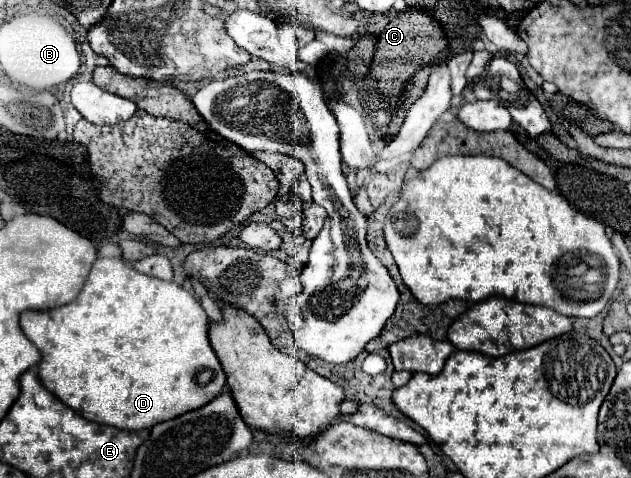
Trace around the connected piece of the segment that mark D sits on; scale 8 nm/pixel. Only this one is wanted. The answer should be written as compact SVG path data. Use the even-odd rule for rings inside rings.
M98 258L74 302L48 312L24 312L20 316L26 338L32 340L44 356L40 362L42 384L86 420L122 430L152 428L208 404L224 390L226 374L208 340L210 324L212 320L196 296L176 282L136 272L122 258ZM202 370L212 372L206 384L198 382Z

